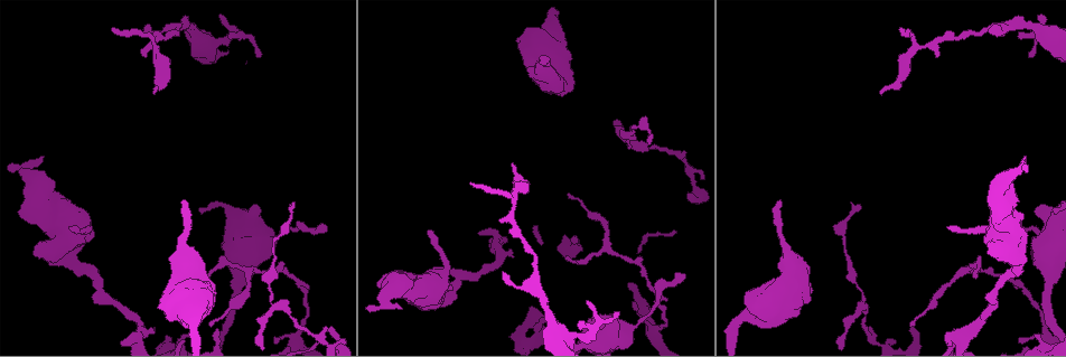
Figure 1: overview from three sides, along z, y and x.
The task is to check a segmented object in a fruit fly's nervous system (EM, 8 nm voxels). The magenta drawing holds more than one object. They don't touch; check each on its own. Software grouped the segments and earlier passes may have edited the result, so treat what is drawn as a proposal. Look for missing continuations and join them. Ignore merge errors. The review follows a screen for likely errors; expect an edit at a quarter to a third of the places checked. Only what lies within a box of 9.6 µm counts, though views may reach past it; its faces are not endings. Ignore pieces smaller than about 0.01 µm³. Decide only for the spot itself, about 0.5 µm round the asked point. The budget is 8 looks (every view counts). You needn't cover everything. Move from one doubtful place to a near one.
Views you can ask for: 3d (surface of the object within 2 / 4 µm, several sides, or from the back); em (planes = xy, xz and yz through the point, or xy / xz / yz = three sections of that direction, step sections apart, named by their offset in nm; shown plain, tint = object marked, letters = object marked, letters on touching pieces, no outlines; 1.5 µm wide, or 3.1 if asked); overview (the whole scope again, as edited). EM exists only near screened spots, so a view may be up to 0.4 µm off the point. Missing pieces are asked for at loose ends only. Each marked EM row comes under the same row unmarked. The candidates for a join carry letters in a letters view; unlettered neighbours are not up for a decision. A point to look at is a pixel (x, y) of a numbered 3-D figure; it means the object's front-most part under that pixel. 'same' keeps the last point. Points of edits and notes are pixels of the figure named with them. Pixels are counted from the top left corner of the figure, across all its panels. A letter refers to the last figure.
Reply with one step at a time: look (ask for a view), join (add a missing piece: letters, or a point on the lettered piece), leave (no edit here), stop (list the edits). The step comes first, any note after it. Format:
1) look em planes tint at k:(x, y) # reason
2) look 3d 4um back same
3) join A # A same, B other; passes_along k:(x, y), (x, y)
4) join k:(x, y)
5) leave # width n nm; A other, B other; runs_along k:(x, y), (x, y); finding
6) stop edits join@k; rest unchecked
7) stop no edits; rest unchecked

look 3d 4um at 1:(327, 228) # end of a long branch

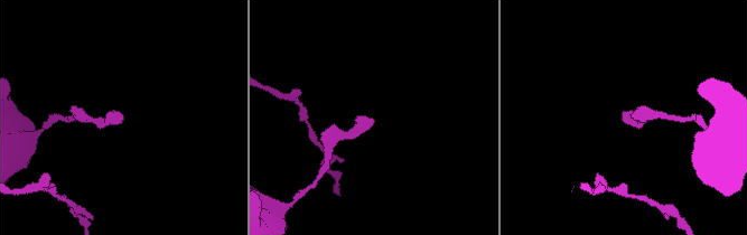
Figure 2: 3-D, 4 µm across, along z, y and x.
look em xy step 4 tint at 2:(627, 118) # shape alone is not enough

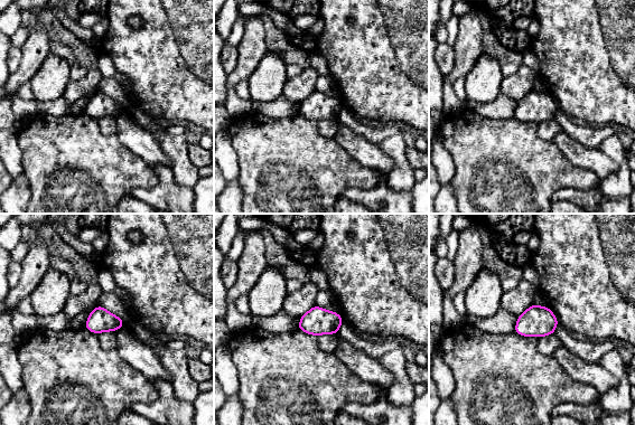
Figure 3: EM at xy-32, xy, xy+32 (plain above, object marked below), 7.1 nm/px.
look em planes letters same

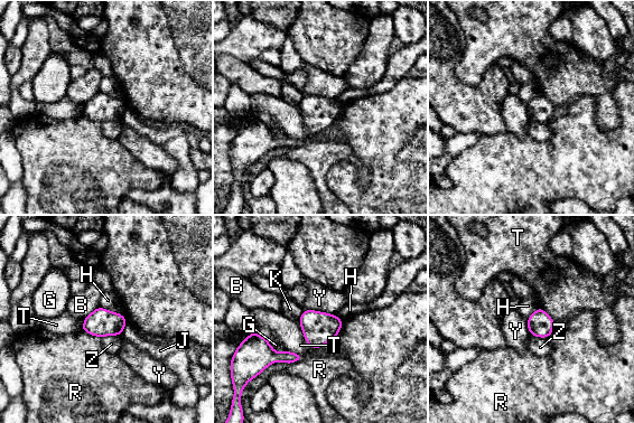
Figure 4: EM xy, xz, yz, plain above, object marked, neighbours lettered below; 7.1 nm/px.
leave # longest_contact T 260 nm; B other, G other, H other, J other, K other, R other, T other, Y other, Z other; border 4:(305, 308), (335, 315); no lettered piece goes on from it

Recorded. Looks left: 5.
look 3d 2um at 1:(1019, 37) # an open end

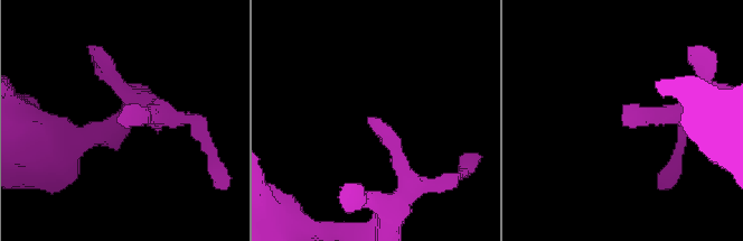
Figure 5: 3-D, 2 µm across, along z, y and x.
look em yz step 8 letters at 5:(123, 113)

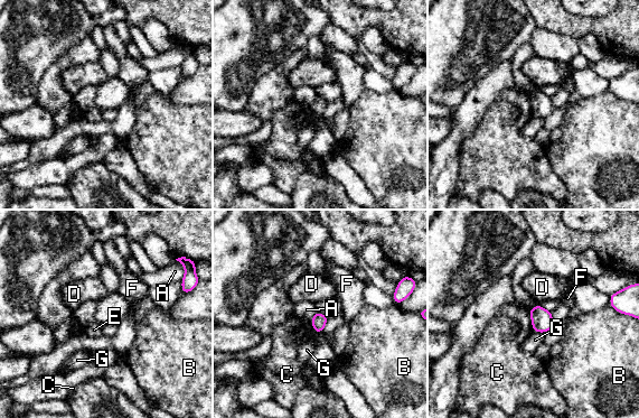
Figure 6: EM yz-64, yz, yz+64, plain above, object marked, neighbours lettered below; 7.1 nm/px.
look em planes letters same # cut it another way

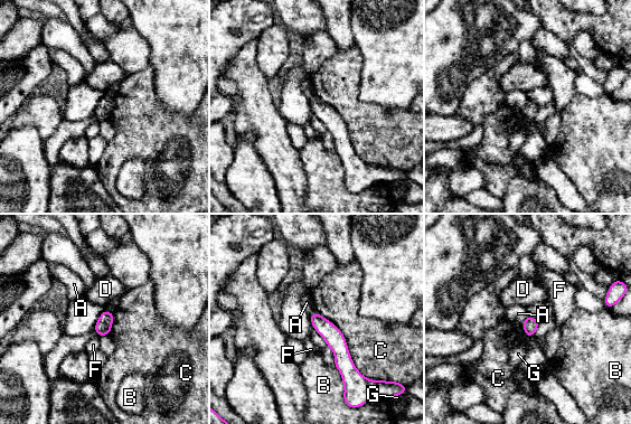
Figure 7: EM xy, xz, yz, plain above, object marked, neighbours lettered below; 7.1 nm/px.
leave # width 110 nm; A other, B other, C other, D other, F other, G other; runs_along 7:(313, 316), (339, 346), (351, 378); no lettered piece goes on from it

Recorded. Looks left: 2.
look em planes letters at 1:(184, 200) # an open end

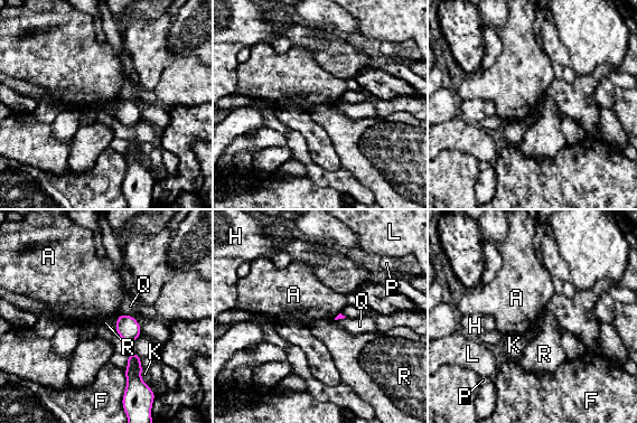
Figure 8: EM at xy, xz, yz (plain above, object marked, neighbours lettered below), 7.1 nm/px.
leave # A other, F other, H other, K other, L other, P other, Q other, R other; border 8:(121, 313), (128, 313), (132, 317); none of them fits

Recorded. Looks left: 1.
look em planes letters at 1:(542, 319) # branch stops here

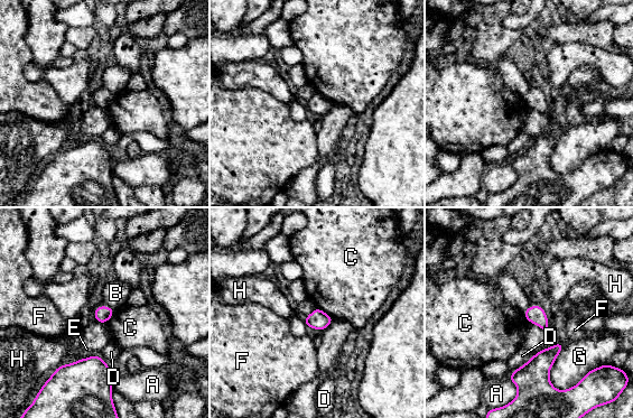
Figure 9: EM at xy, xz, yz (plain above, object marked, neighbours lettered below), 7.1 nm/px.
leave # A other, B other, C other, D other, E other, F other, G other, H other; no lettered piece goes on from it

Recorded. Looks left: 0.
stop no edits; rest unchecked

